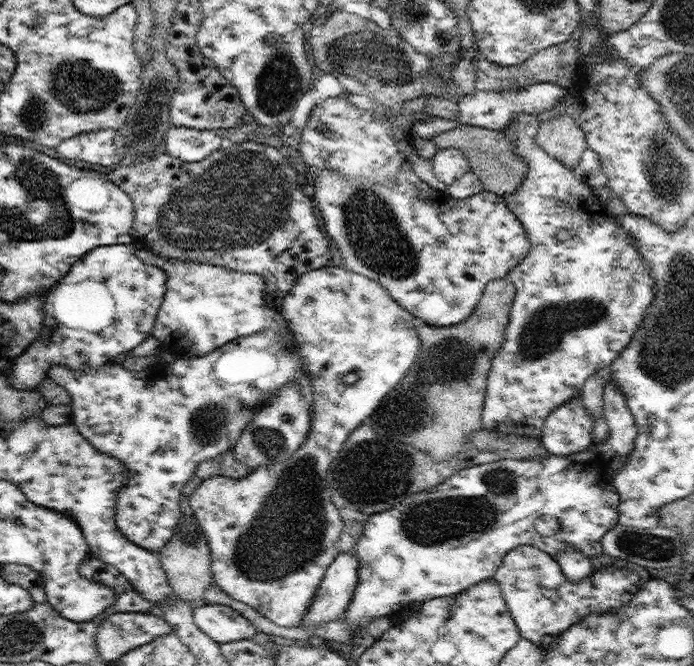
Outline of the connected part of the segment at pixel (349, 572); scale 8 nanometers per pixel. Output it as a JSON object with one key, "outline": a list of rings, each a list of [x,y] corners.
{"outline":[[[340,550],[326,569],[301,626],[317,628],[344,616],[358,582],[359,562],[353,552]]]}

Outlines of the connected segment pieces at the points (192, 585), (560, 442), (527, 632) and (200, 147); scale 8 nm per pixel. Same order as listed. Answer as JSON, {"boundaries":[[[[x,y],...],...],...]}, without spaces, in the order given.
{"boundaries":[[[[183,515],[181,521],[175,526],[174,534],[168,544],[158,554],[173,592],[180,599],[189,601],[191,604],[202,603],[202,596],[210,584],[213,584],[214,578],[211,573],[210,547],[205,532],[194,516]]],[[[579,394],[570,398],[546,417],[540,436],[544,448],[560,456],[584,452],[592,445],[594,419]]],[[[532,545],[513,548],[502,559],[493,579],[500,585],[511,617],[521,636],[550,650],[569,626],[582,622],[593,612],[609,612],[626,606],[644,585],[637,567],[604,565],[588,577],[573,583],[568,580],[557,559]]],[[[173,124],[168,127],[163,144],[170,156],[178,157],[184,162],[200,162],[226,146],[222,137],[212,131]]]]}

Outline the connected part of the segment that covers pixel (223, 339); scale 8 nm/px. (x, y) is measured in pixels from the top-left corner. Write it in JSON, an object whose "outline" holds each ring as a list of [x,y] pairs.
{"outline":[[[135,250],[137,258],[156,266],[167,274],[166,293],[160,305],[152,337],[160,342],[159,353],[168,351],[175,359],[205,356],[238,337],[247,337],[264,329],[278,329],[287,336],[288,325],[280,310],[267,305],[267,283],[261,274],[229,270],[226,267],[191,261],[170,261],[152,254],[150,250]]]}

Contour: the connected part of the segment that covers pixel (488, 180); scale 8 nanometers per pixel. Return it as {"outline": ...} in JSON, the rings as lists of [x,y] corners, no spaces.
{"outline":[[[462,123],[452,130],[436,133],[431,139],[438,149],[452,147],[461,150],[470,161],[471,170],[480,179],[484,191],[498,196],[512,194],[526,176],[527,164],[515,151],[515,142],[511,142],[502,130],[482,129]]]}

